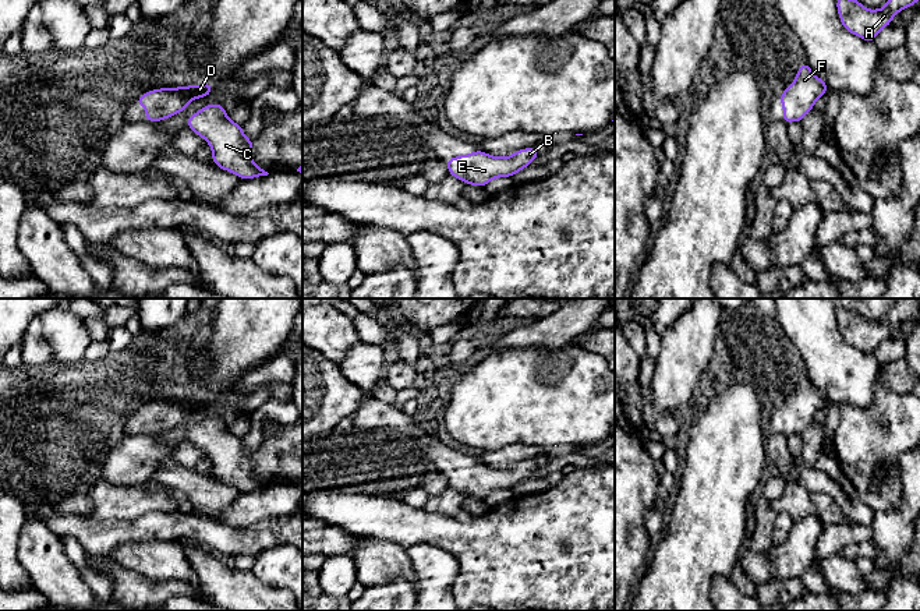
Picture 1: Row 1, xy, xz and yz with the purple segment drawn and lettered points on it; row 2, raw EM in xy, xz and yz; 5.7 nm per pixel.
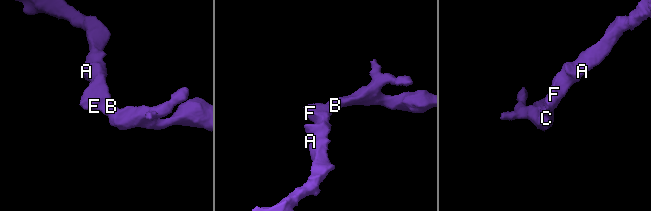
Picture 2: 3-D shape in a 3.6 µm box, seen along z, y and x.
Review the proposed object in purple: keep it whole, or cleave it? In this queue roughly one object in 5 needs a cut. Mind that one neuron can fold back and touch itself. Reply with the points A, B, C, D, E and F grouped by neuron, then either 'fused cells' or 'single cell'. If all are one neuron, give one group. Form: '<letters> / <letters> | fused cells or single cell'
A B C D E F | single cell

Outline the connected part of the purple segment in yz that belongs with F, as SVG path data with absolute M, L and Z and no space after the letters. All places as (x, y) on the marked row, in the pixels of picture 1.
M807 61L803 63L795 81L779 96L783 107L782 120L786 124L802 121L814 109L815 100L824 96L827 91L827 82L811 71Z

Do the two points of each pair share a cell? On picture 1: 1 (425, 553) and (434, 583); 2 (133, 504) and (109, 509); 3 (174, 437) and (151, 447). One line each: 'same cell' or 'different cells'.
1: same cell
2: same cell
3: same cell

